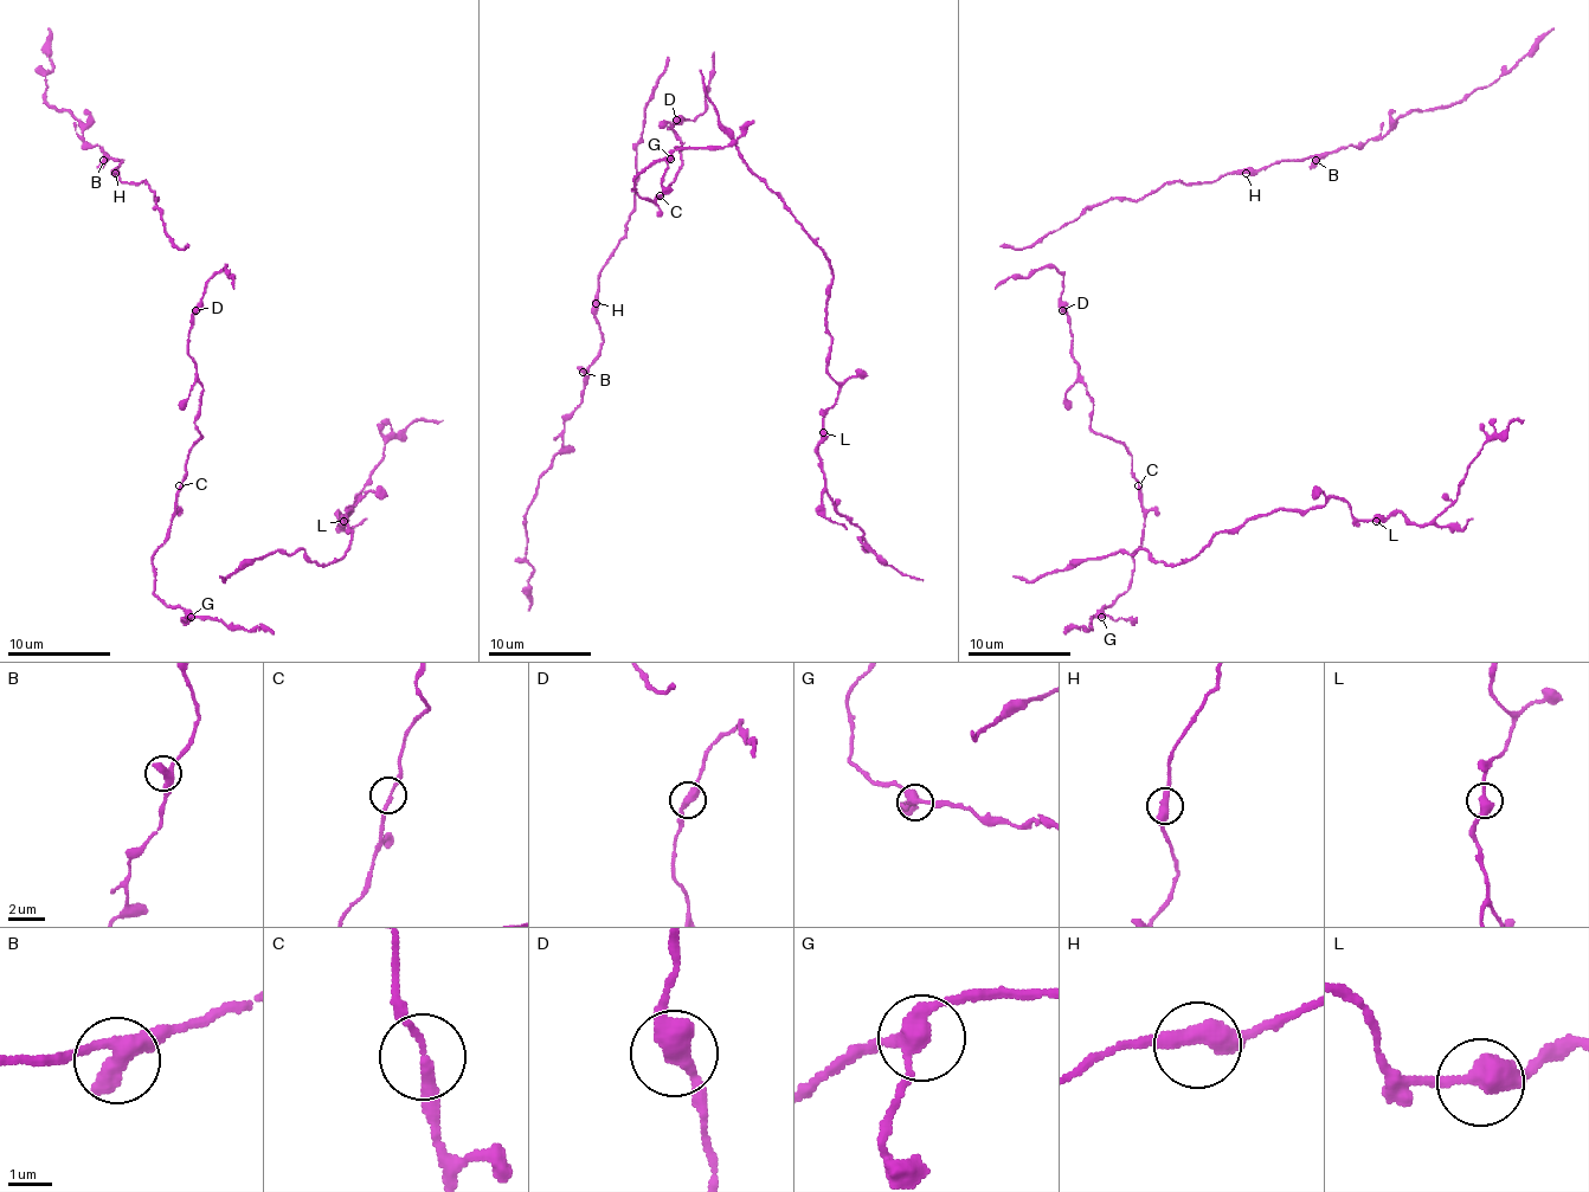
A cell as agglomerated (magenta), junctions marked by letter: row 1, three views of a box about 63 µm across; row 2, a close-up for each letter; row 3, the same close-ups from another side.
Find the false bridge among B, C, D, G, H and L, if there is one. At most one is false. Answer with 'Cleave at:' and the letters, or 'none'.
Cleave at: none

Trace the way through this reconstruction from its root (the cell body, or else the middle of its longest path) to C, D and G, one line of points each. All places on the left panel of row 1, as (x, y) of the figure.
C: (187, 455), (185, 477), (180, 485)
D: (187, 455), (200, 438), (195, 429), (200, 382), (195, 361), (187, 354), (191, 315), (195, 310)
G: (187, 455), (169, 536), (156, 549), (152, 571), (154, 593), (169, 606), (180, 606), (191, 617)

